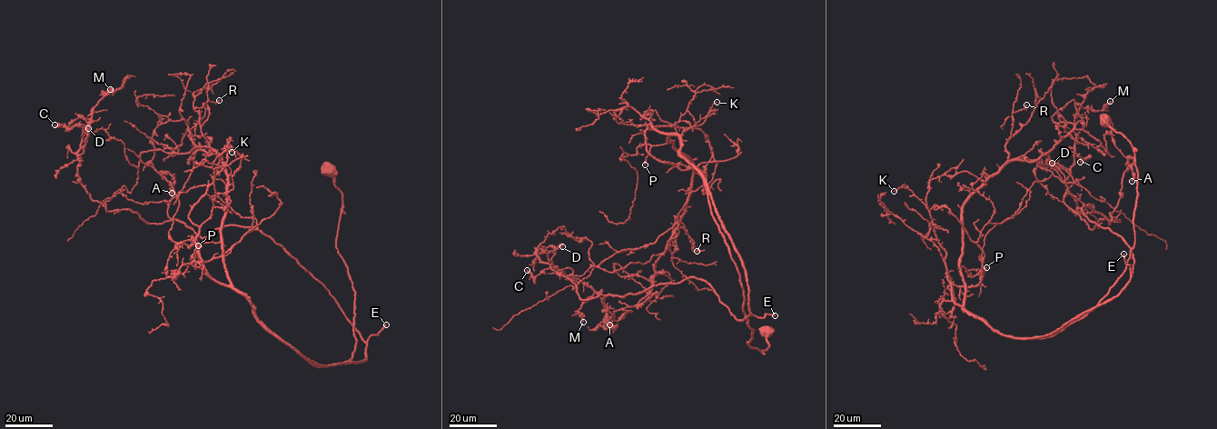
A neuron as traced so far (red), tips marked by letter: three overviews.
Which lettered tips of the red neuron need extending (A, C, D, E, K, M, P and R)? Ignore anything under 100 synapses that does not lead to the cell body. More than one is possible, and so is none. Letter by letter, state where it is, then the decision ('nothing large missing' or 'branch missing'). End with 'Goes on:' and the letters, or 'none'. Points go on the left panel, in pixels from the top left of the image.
A: at (172, 193); nothing large missing
C: at (54, 124); nothing large missing
D: at (88, 128); nothing large missing
E: at (386, 324); branch missing
K: at (232, 152); nothing large missing
M: at (110, 89); nothing large missing
P: at (198, 245); nothing large missing
R: at (219, 100); nothing large missing
Goes on: E

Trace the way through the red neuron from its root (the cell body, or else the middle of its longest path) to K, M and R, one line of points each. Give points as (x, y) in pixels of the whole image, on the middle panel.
K: (766, 334), (766, 350), (747, 343), (739, 273), (703, 174), (677, 135), (650, 129), (688, 128), (717, 102)
M: (766, 334), (747, 343), (708, 191), (747, 318), (695, 277), (582, 300), (539, 245), (594, 291), (583, 322)
R: (766, 334), (766, 350), (747, 343), (737, 266), (703, 174), (670, 135), (694, 171), (675, 217), (697, 251)

